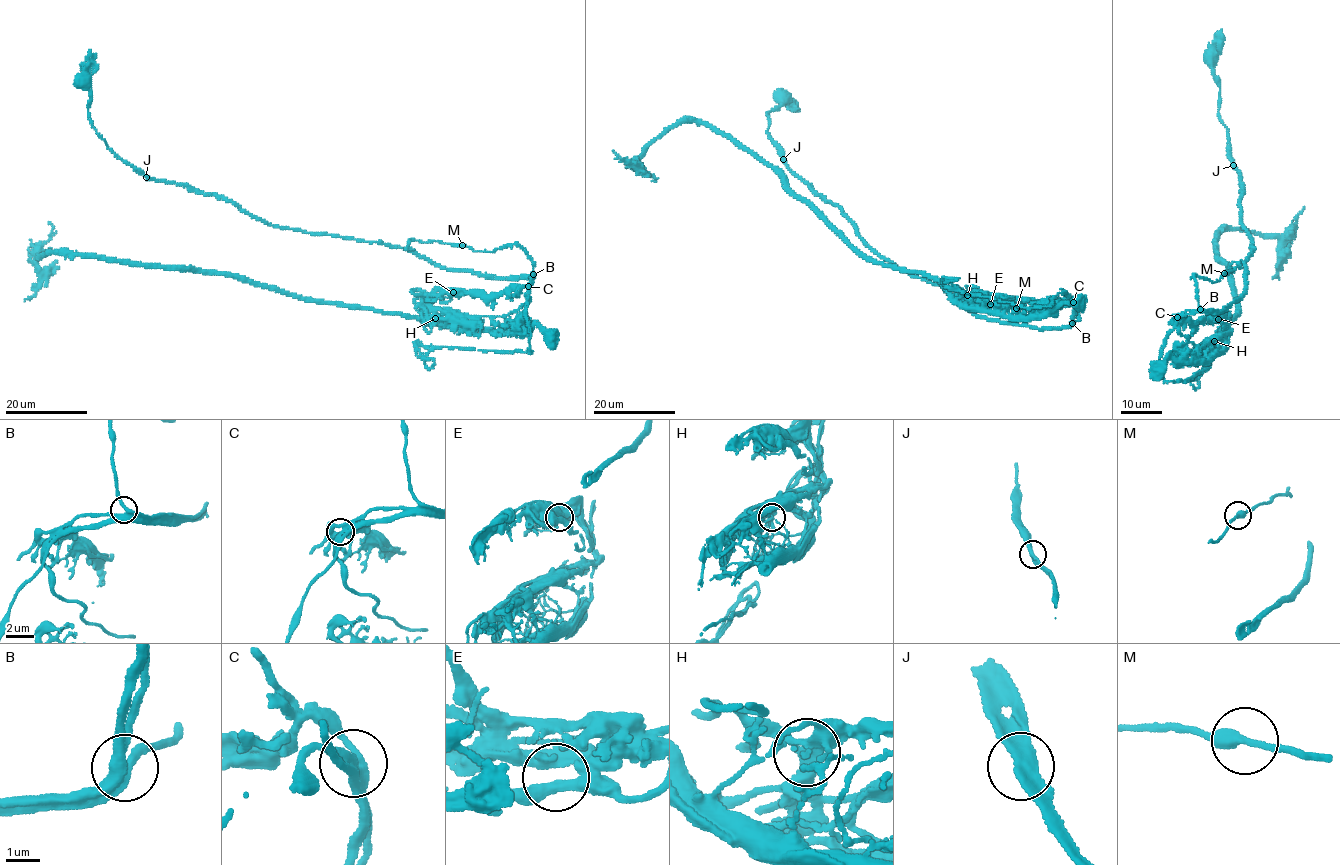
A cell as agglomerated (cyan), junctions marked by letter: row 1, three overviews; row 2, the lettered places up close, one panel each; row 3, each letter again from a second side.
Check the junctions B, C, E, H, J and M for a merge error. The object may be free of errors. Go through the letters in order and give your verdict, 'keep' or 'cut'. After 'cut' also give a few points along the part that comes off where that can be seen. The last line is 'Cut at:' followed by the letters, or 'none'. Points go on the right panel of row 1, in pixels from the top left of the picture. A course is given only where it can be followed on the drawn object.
B: keep
C: keep
E: keep
H: cut; course (1214, 342), (1229, 330), (1225, 315), (1189, 324), (1175, 317), (1241, 299), (1254, 250), (1214, 76), (1222, 30)
J: keep
M: keep
Cut at: H

